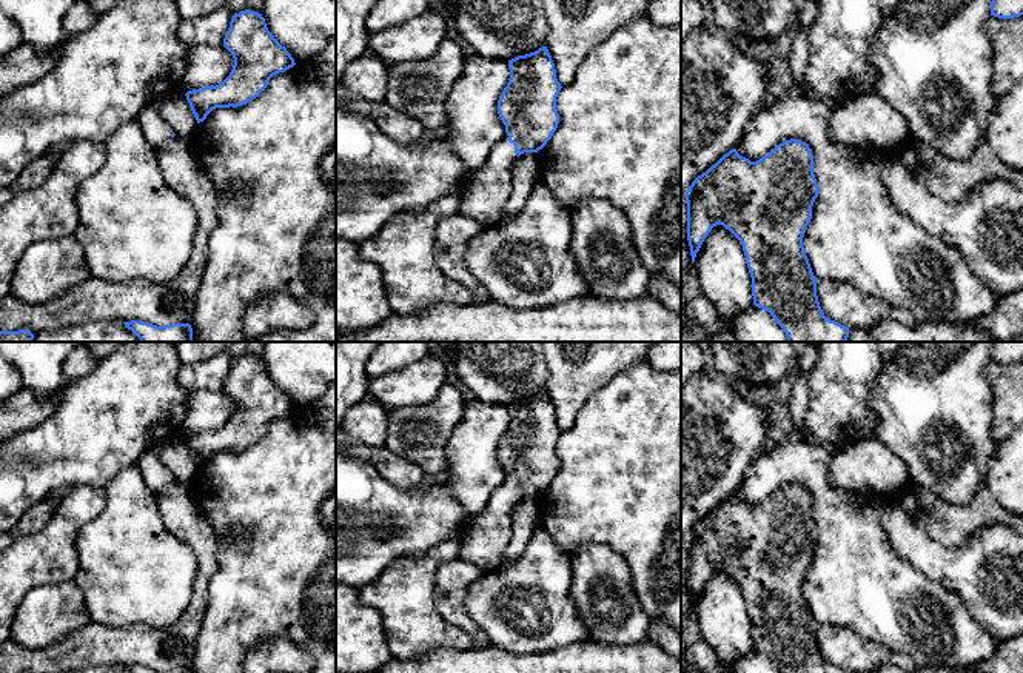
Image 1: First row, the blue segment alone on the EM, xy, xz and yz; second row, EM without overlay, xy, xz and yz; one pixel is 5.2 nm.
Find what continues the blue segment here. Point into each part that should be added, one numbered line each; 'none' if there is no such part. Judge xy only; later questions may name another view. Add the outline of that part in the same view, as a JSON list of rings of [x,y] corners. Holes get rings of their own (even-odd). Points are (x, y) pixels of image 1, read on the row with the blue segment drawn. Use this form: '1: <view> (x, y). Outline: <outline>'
1: xy (157, 131). Outline: [[[153,105],[142,108],[136,120],[139,122],[140,129],[148,143],[156,149],[165,145],[171,139],[171,134],[174,132],[171,125]]]

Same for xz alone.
1: xz (487, 188). Outline: [[[507,132],[491,148],[482,165],[471,168],[464,182],[464,197],[459,214],[490,228],[504,219],[504,209],[512,194],[512,168],[518,159]]]

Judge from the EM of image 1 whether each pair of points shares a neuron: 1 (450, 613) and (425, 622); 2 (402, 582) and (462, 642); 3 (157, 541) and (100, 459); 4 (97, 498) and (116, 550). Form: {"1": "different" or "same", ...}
{"1": "different", "2": "same", "3": "different", "4": "different"}

